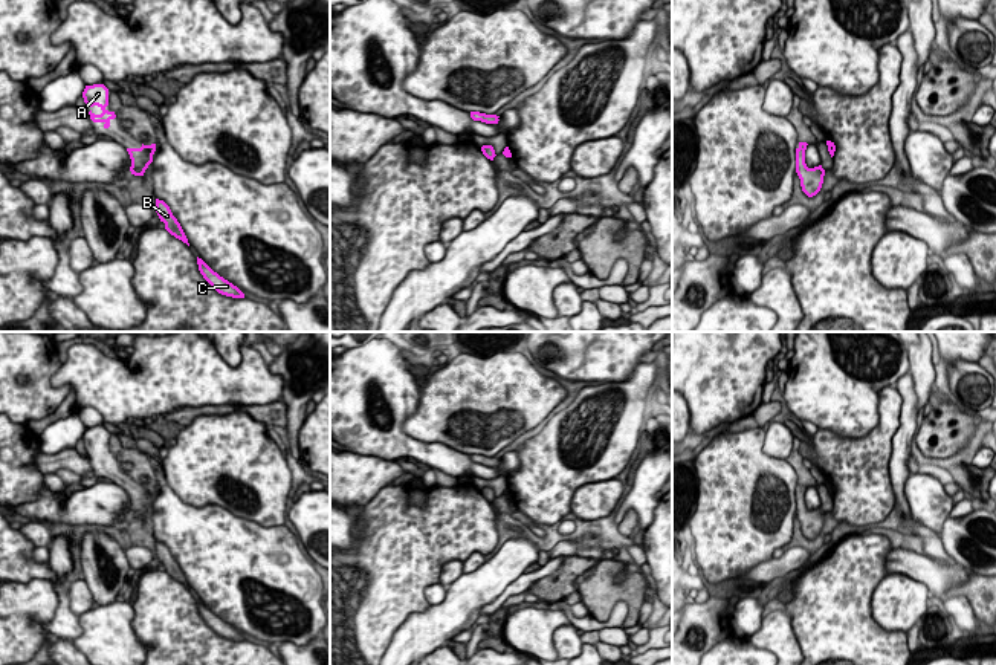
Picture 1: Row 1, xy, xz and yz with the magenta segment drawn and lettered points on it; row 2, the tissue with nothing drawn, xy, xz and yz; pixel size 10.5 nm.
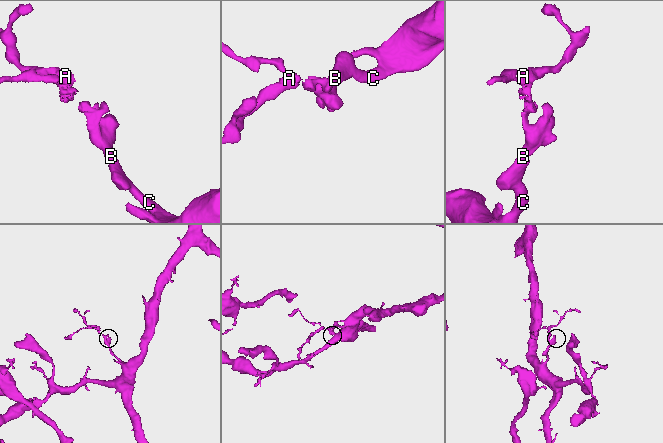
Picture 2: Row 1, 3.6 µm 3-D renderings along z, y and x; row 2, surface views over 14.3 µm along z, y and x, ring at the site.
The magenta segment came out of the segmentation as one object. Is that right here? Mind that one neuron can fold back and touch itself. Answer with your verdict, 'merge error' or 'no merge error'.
no merge error

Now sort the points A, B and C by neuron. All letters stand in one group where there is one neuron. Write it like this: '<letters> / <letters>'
A B C

